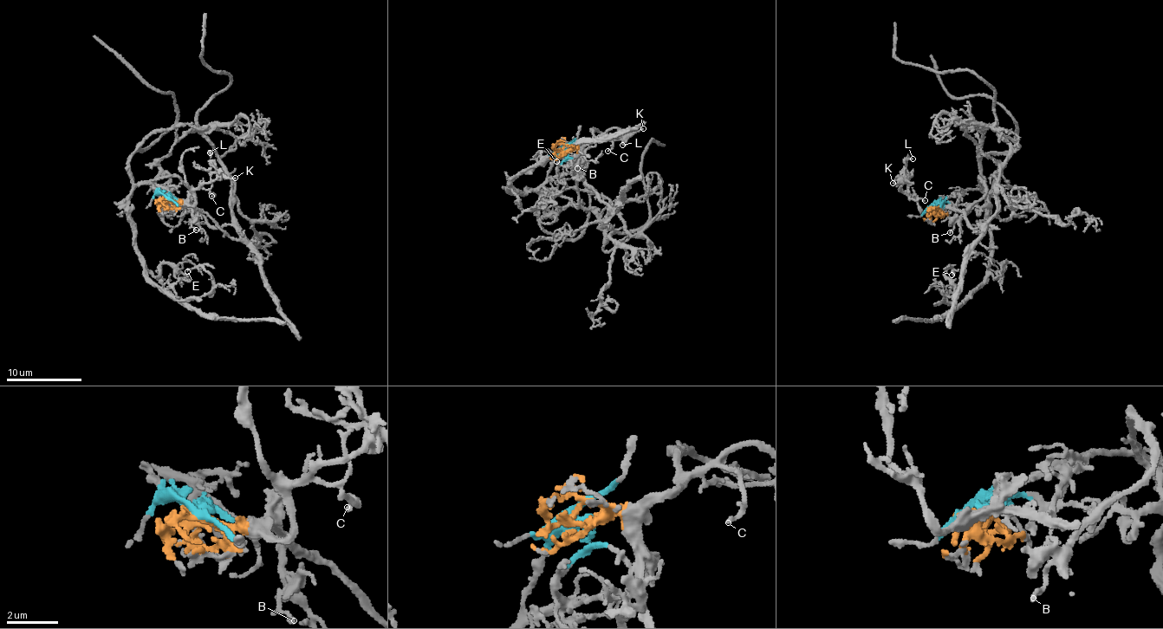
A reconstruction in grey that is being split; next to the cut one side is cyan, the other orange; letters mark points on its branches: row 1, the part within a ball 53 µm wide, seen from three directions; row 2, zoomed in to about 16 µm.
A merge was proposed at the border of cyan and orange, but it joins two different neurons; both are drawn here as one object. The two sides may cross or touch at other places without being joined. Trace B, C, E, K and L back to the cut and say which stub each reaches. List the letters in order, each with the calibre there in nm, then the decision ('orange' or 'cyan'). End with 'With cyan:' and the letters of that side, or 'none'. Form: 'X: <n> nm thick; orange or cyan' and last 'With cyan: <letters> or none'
B: 160 nm thick; cyan
C: 170 nm thick; orange
E: 120 nm thick; cyan
K: 120 nm thick; orange
L: 180 nm thick; orange
With cyan: B, E

